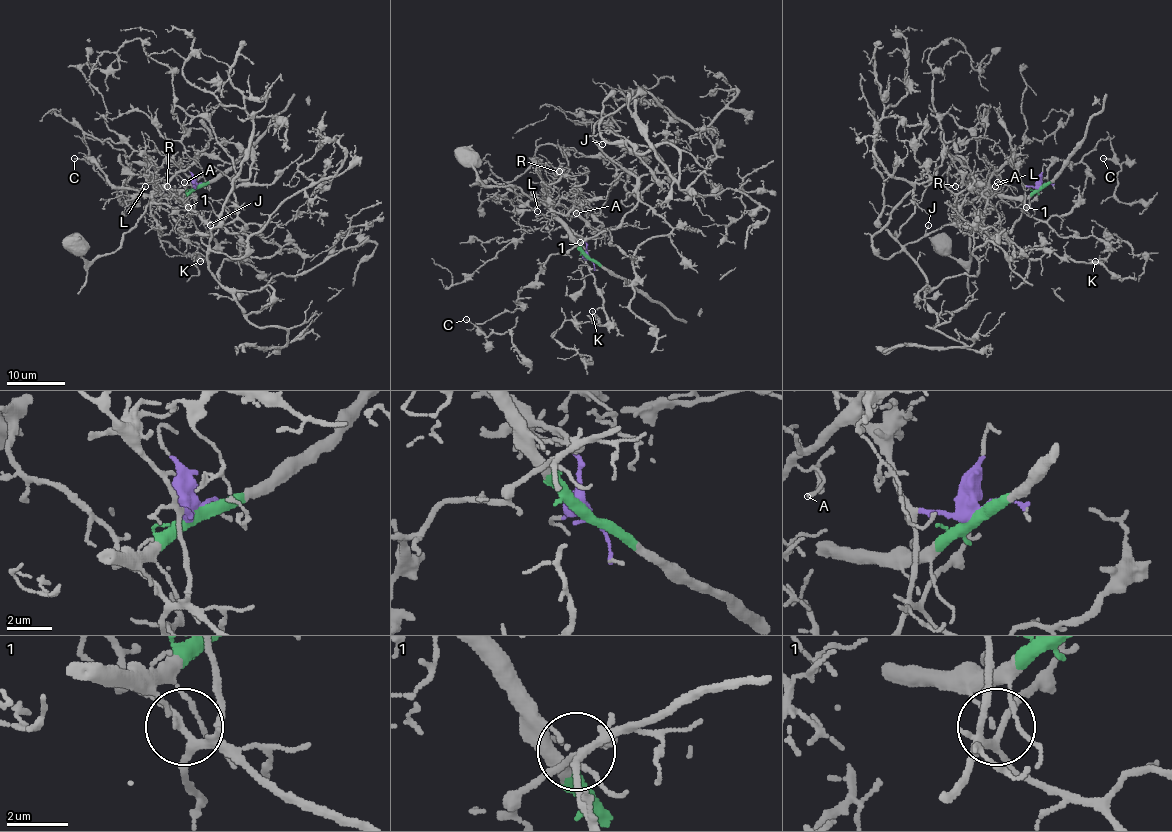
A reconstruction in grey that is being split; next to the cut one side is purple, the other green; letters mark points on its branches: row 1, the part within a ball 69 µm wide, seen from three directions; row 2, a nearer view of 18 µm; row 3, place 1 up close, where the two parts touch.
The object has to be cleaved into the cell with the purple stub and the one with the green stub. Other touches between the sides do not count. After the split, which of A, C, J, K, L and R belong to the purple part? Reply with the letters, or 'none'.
C, J, K

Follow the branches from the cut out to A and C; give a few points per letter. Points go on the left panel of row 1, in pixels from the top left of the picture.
A: (196, 187), (185, 197), (166, 197), (160, 191), (175, 175), (185, 182)
C: (196, 185), (191, 210), (146, 161), (128, 163), (121, 149), (101, 139), (85, 137), (88, 155), (74, 158)

